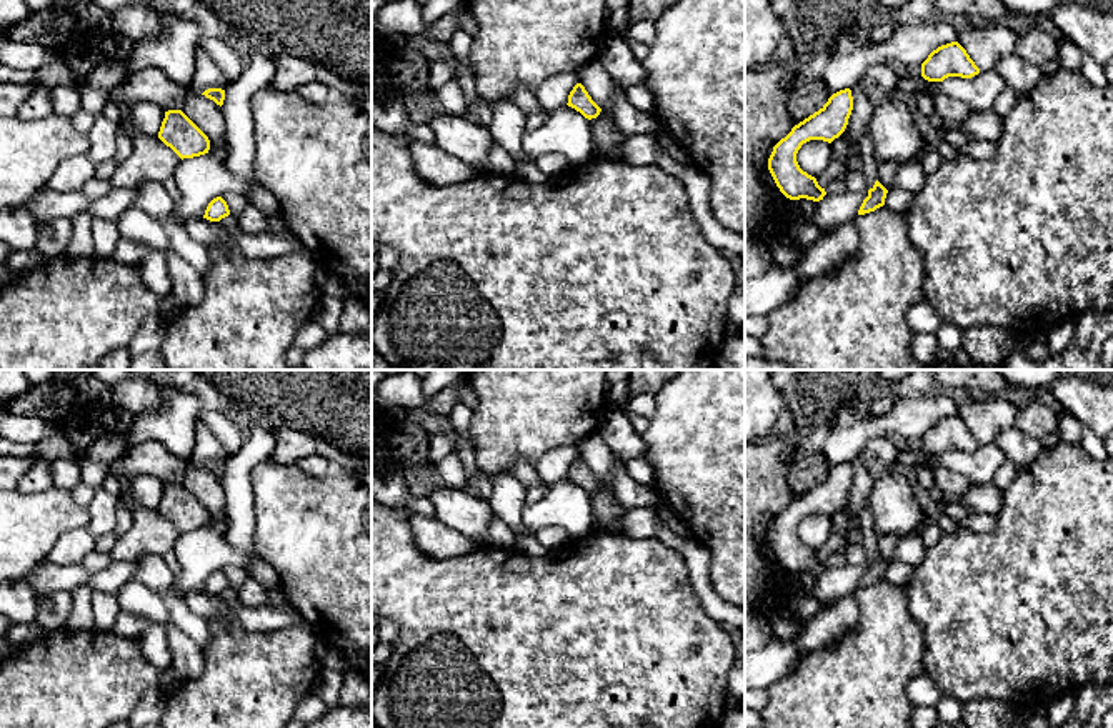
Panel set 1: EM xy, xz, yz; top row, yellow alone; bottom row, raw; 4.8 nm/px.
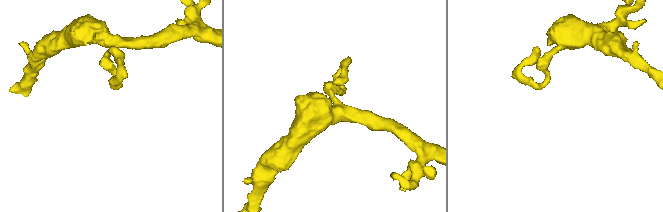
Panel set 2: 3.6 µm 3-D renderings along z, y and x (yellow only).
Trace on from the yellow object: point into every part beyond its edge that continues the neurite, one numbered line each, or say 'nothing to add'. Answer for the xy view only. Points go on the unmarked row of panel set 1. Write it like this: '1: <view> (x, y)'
1: xy (229, 597)

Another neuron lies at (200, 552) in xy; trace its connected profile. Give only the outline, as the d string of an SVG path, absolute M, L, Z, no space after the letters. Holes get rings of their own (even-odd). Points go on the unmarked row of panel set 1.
M210 526L183 531L172 551L180 565L173 588L185 595L203 591L213 571L223 570L227 565L245 568L248 561L245 555L227 543L222 533Z

